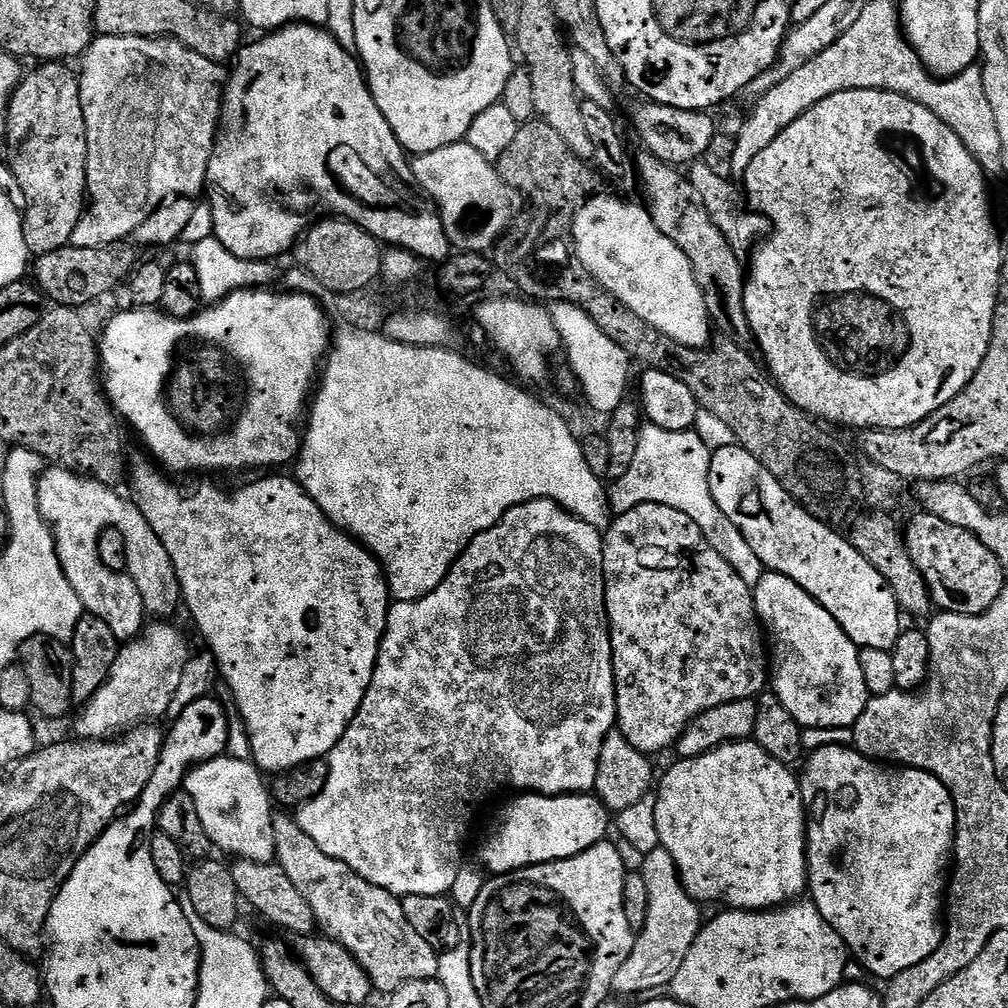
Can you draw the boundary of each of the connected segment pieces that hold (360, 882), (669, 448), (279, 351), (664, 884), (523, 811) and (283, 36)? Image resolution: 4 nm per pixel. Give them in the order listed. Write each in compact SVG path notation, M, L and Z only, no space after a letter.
M288 814L273 815L274 842L276 843L275 863L280 865L282 871L294 882L294 887L306 902L310 902L310 910L314 910L316 923L319 931L327 939L337 940L366 970L366 974L372 979L372 987L377 993L391 994L406 982L418 982L419 980L435 980L438 976L439 955L437 949L430 946L430 942L422 942L418 934L414 934L414 926L406 922L406 914L402 910L400 900L384 888L374 886L366 882L346 862L338 862L338 858L330 858L322 850L318 850L314 838L306 834L304 830L296 825L295 819Z
M651 426L641 427L638 438L638 454L634 454L634 463L631 464L630 470L626 470L626 474L621 480L617 480L611 485L610 508L616 514L634 510L639 504L661 504L670 506L674 510L682 510L682 514L686 514L686 518L690 518L694 522L694 526L698 526L698 530L702 530L706 542L710 542L710 546L714 550L718 550L718 554L722 554L722 558L726 558L726 562L730 562L730 566L738 574L738 578L742 578L742 582L746 582L746 586L754 590L766 569L764 563L754 554L754 550L750 550L750 542L746 542L746 538L742 538L738 526L734 526L734 522L730 522L730 518L726 518L726 514L722 514L722 510L718 510L718 502L714 502L714 498L710 494L712 454L693 430L671 432Z
M245 288L243 292L235 292L226 299L205 307L208 308L205 312L204 309L197 311L196 315L188 320L174 320L170 316L165 316L160 310L128 310L132 312L118 313L105 326L104 337L101 335L98 340L98 364L102 369L102 387L116 416L125 425L132 424L133 430L140 435L141 442L148 447L149 454L153 456L151 459L161 469L169 468L169 470L164 469L169 473L244 472L247 468L280 470L283 469L280 468L283 464L291 465L299 457L302 421L305 419L306 409L314 392L314 381L317 379L316 363L320 359L321 361L325 359L330 348L330 320L325 309L323 307L320 309L314 301L310 300L309 295L281 294L282 296L279 296L272 291L276 290Z
M658 847L652 853L644 854L642 862L646 891L650 893L650 914L644 929L635 933L630 958L626 958L626 962L618 966L618 974L614 974L613 993L621 992L624 996L636 996L639 992L656 994L659 988L667 989L702 927L701 905L684 888L674 858L670 858L667 850Z
M520 794L512 799L516 800L509 802L496 833L485 842L480 852L479 863L492 874L517 872L520 868L529 868L531 864L574 858L590 850L590 846L601 843L607 837L604 835L608 832L608 826L610 830L608 807L595 794Z
M290 24L286 28L269 31L261 35L257 44L245 43L235 57L236 69L231 69L228 82L224 86L224 101L220 107L220 125L216 131L216 145L210 158L208 167L207 187L212 188L210 203L214 218L214 239L222 242L222 246L238 258L246 260L275 261L275 256L283 252L291 253L296 247L296 241L304 235L313 217L320 218L325 214L349 220L366 230L375 240L388 246L404 248L408 252L420 257L421 261L438 260L444 262L450 256L450 245L439 215L431 207L426 206L414 191L412 181L413 167L404 147L398 142L394 130L390 130L390 122L382 118L382 110L378 110L378 102L374 102L372 91L368 89L368 81L363 67L351 53L332 36L332 33L323 27L313 24Z

